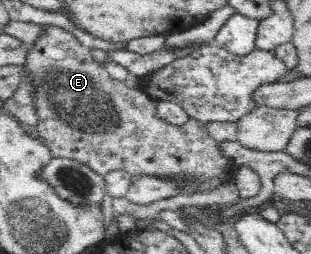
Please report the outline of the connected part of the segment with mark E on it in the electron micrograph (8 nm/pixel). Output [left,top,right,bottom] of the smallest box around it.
[26,25,238,194]

